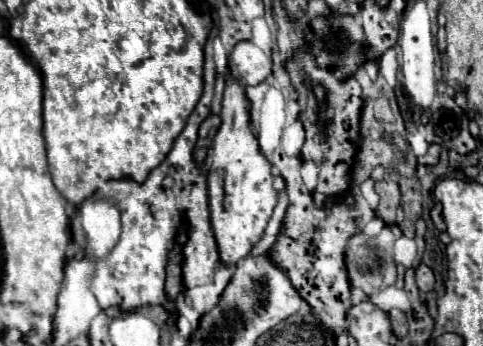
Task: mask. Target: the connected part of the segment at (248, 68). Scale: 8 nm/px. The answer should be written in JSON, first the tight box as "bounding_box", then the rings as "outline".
{"bounding_box":[232,42,272,86],"outline":[[[240,42],[232,50],[232,66],[240,80],[248,86],[256,86],[272,76],[272,60],[252,42]]]}

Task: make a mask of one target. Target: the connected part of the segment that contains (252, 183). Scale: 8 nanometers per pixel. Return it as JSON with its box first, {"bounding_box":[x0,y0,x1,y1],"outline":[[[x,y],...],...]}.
{"bounding_box":[206,74,278,264],"outline":[[[226,74],[224,80],[226,86],[220,108],[222,122],[214,136],[210,168],[206,170],[206,176],[208,176],[210,218],[220,260],[226,264],[236,264],[262,238],[266,224],[272,216],[272,210],[278,204],[278,192],[272,186],[274,182],[272,164],[264,158],[260,144],[250,128],[250,100],[246,100],[244,86],[232,74]]]}

